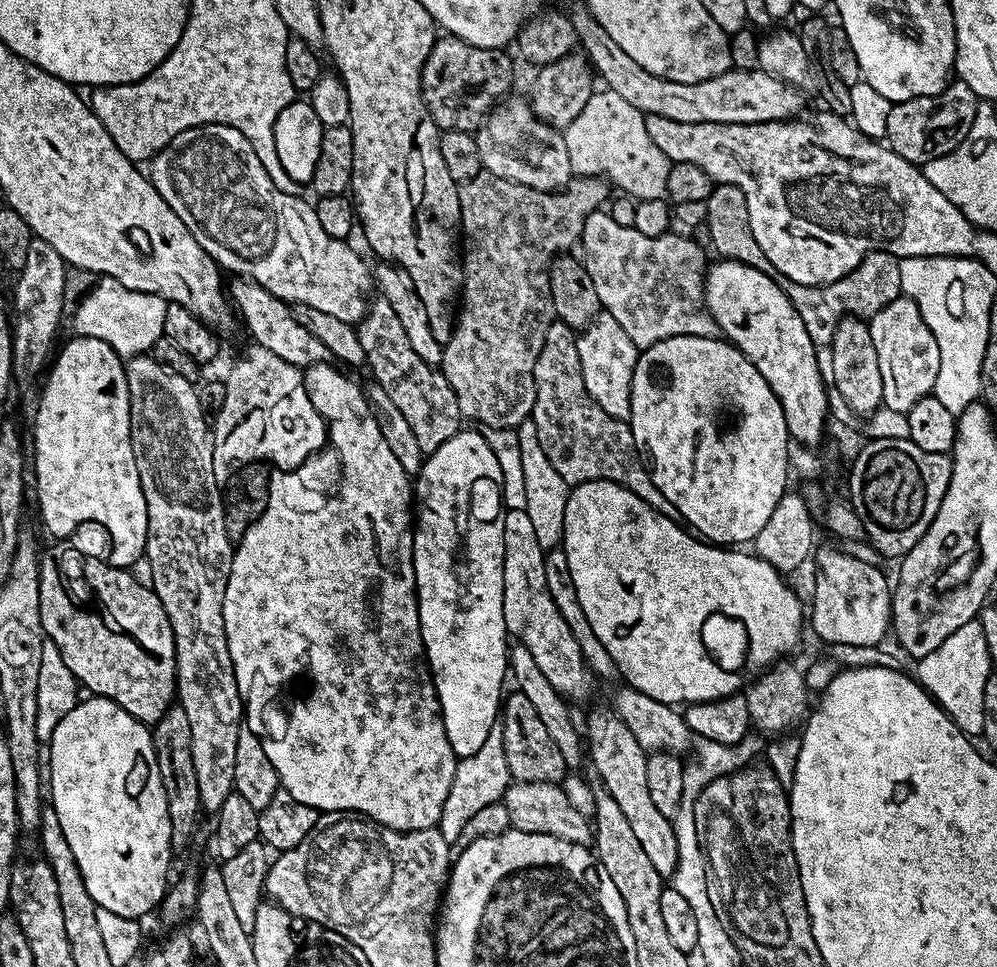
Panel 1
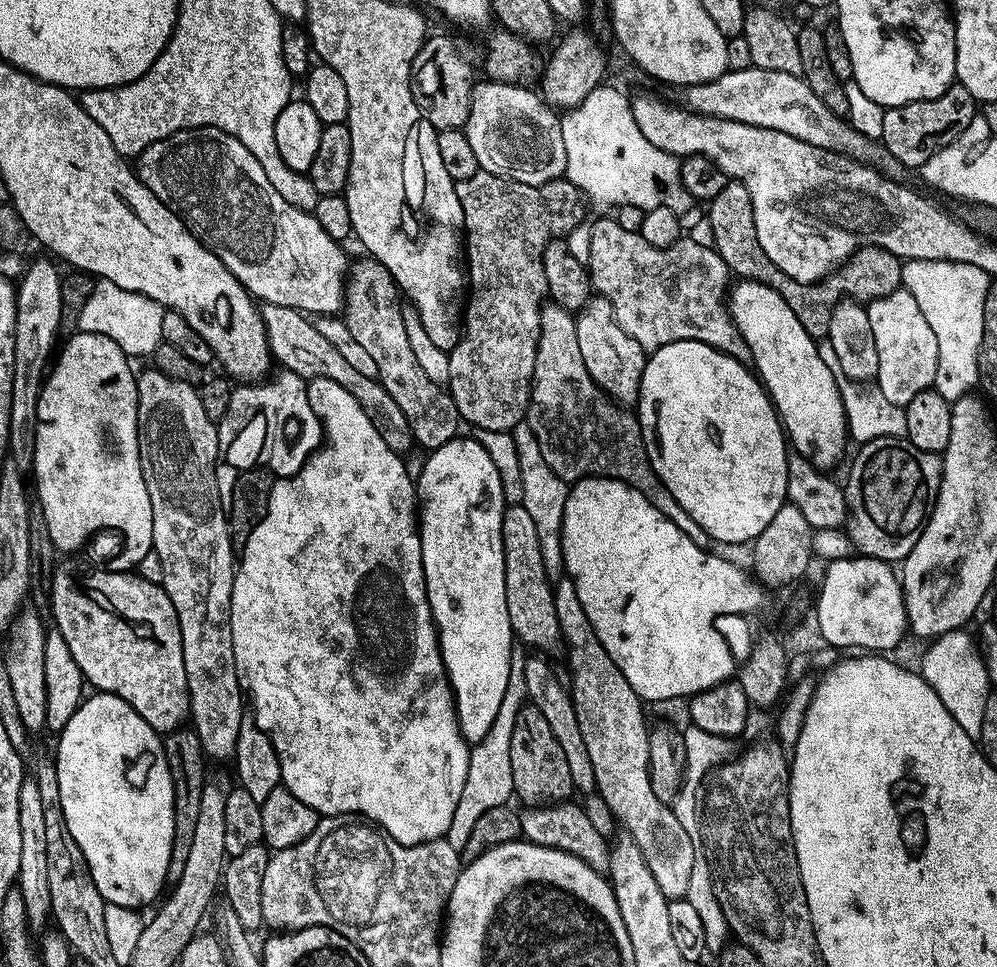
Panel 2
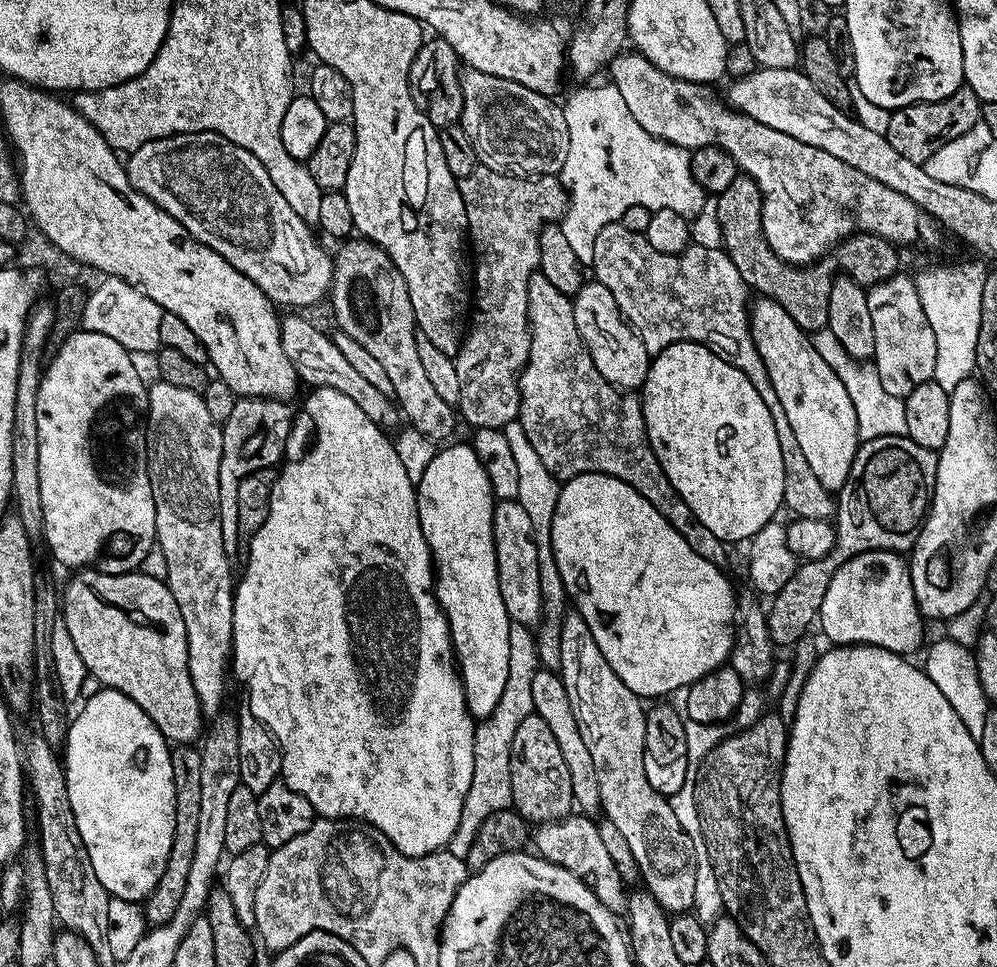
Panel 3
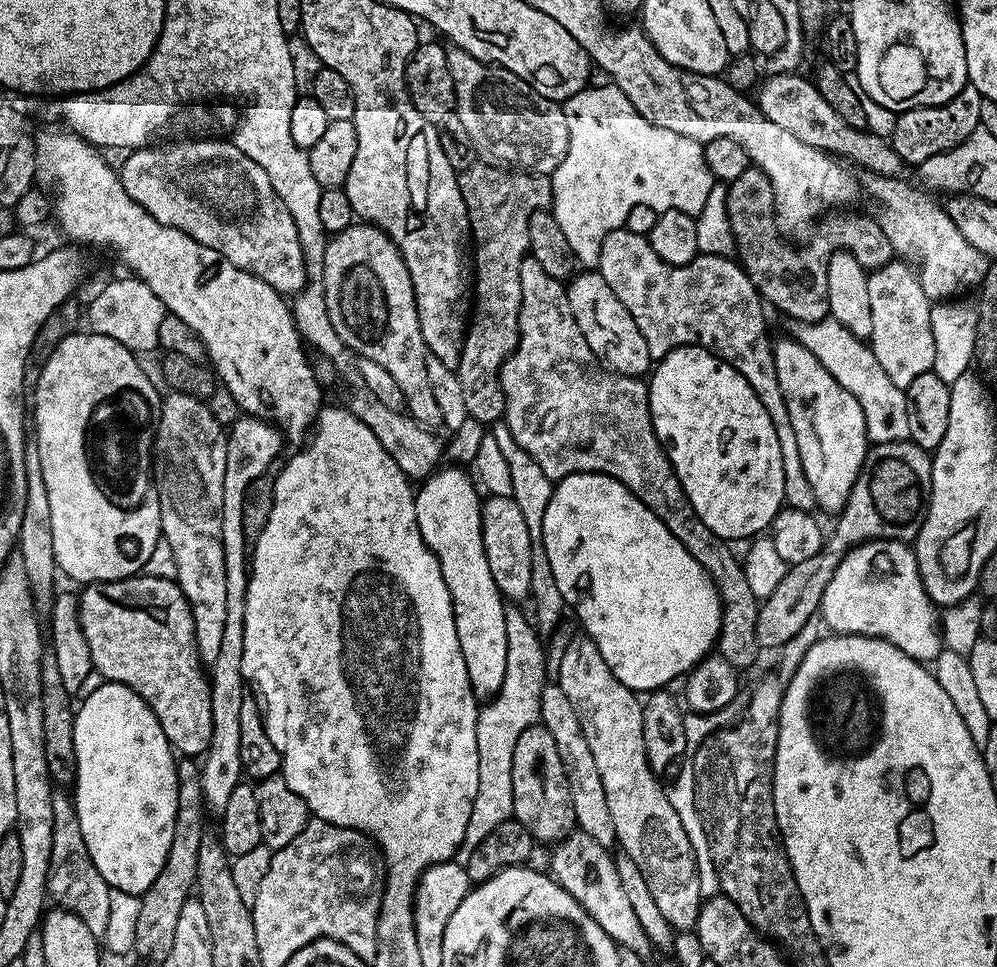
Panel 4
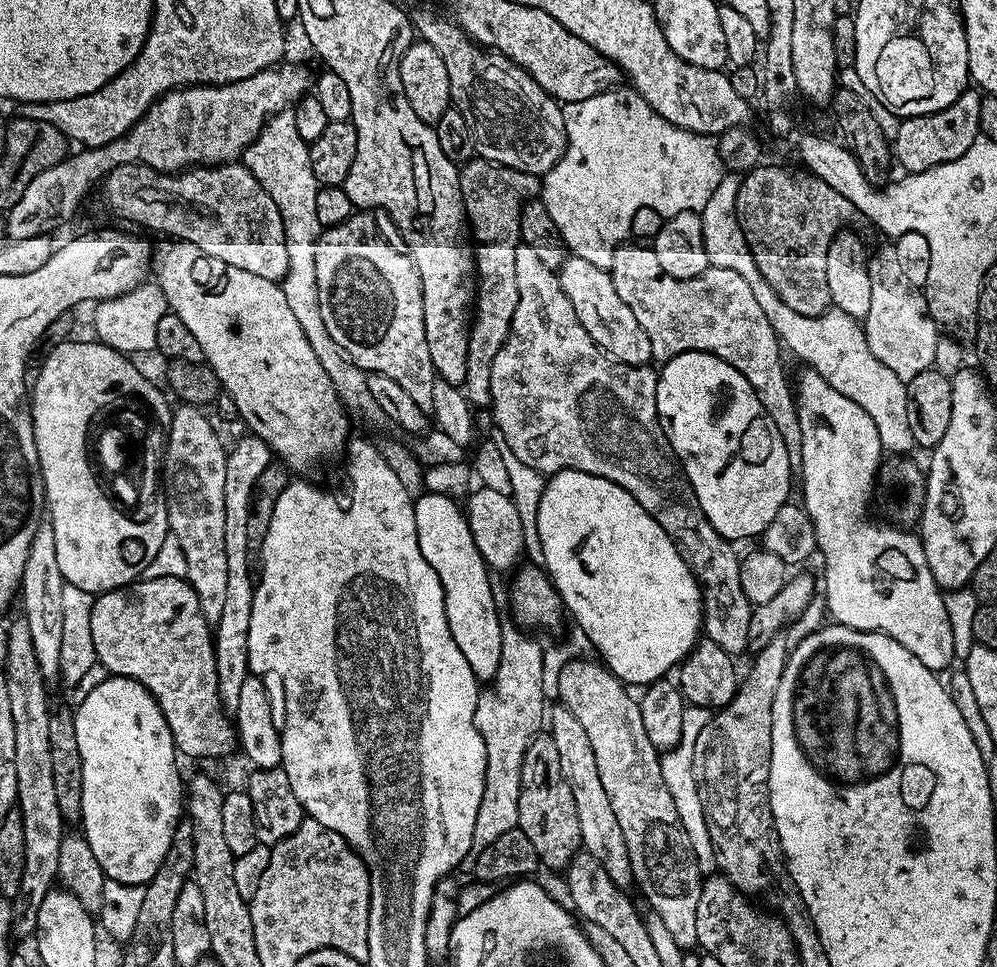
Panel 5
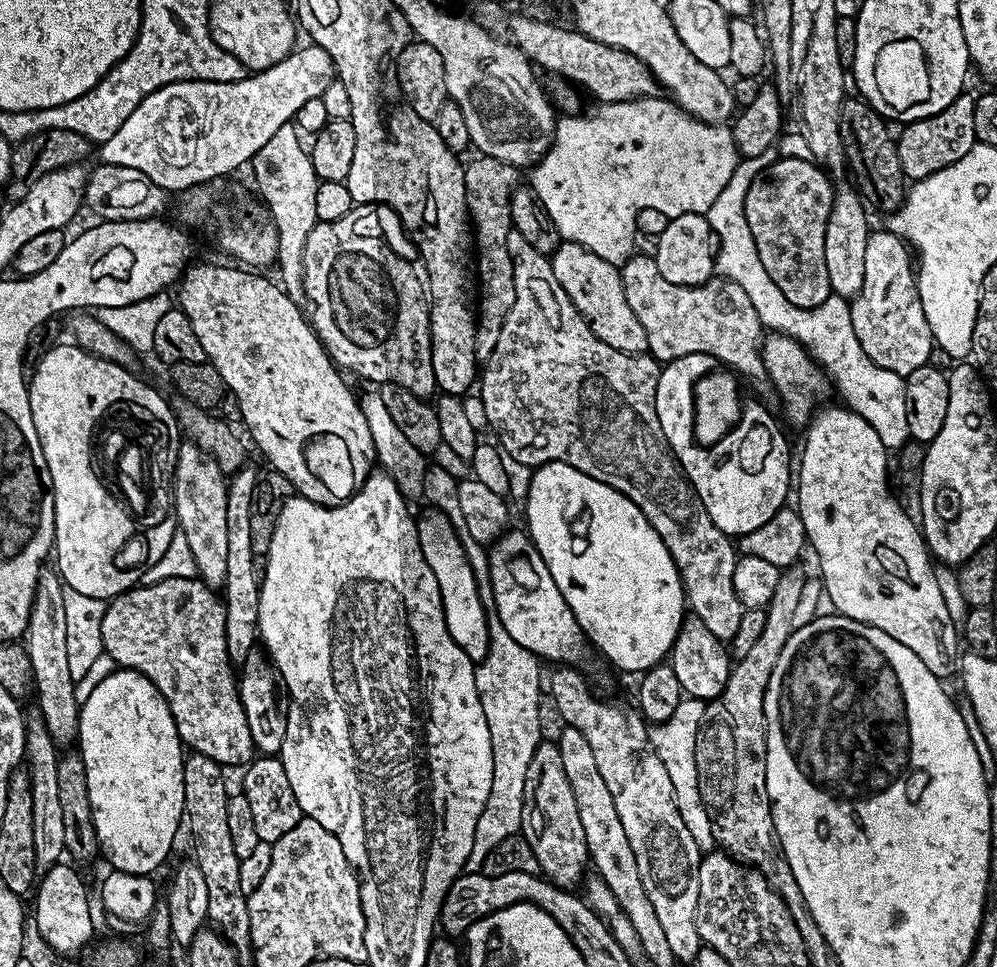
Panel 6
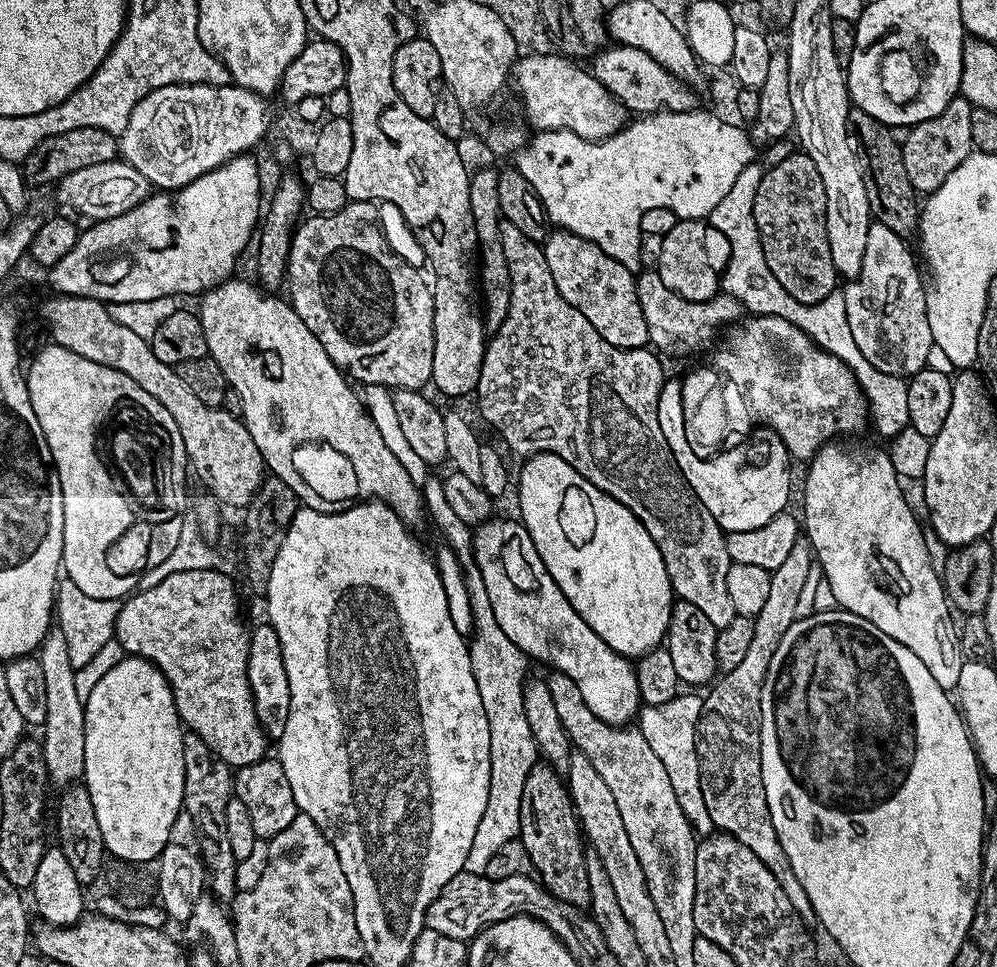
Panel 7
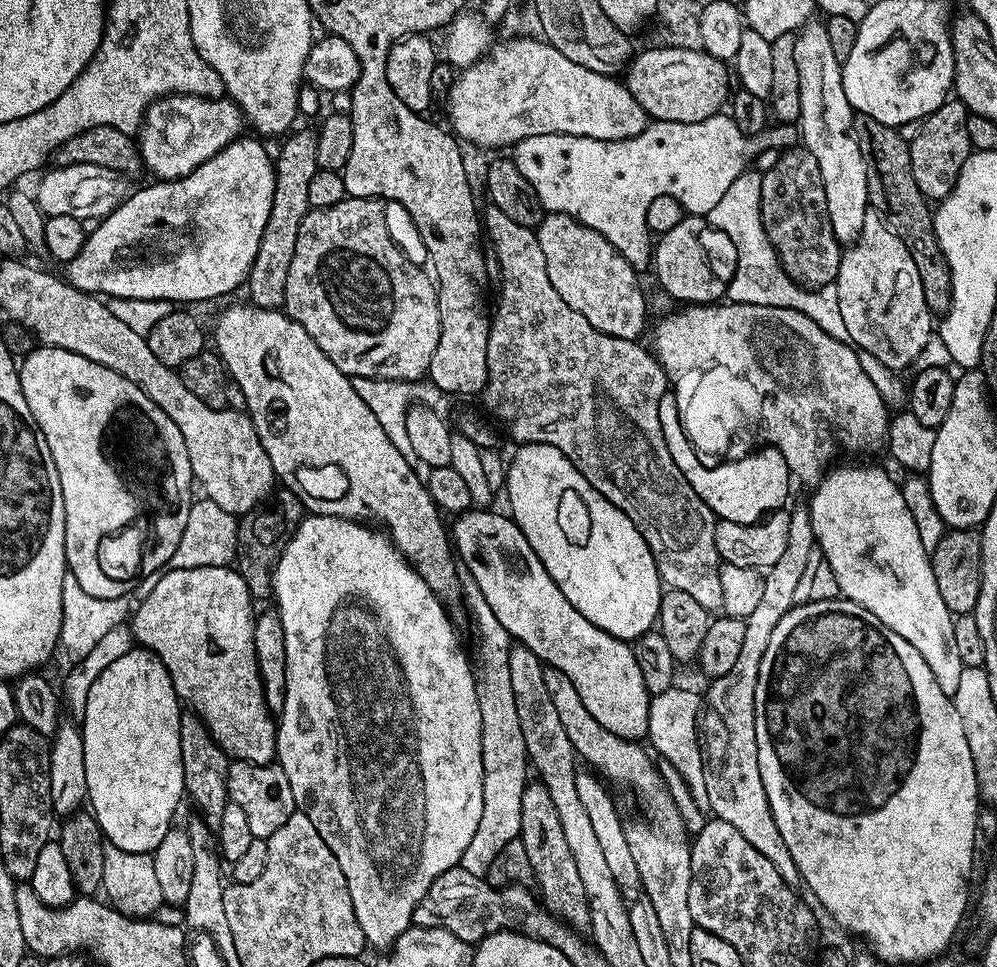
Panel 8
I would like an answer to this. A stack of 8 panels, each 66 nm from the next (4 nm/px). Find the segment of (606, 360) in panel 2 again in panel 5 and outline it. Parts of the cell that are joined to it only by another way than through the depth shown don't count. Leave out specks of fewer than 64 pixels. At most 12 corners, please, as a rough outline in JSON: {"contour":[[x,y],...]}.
{"contour":[[569,255],[558,275],[578,322],[621,364],[652,360],[650,338],[611,271]]}

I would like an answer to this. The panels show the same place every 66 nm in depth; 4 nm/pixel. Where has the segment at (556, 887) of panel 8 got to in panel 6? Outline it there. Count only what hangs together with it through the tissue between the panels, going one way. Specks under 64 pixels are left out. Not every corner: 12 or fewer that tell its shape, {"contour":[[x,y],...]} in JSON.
{"contour":[[559,743],[526,770],[520,832],[545,880],[572,890],[590,868]]}

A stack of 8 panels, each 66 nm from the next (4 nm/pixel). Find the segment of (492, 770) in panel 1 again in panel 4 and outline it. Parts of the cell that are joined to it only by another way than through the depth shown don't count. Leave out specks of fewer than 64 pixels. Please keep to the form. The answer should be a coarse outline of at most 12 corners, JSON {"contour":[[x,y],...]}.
{"contour":[[505,607],[506,678],[477,711],[470,853],[513,819],[514,746],[540,719],[545,641]]}

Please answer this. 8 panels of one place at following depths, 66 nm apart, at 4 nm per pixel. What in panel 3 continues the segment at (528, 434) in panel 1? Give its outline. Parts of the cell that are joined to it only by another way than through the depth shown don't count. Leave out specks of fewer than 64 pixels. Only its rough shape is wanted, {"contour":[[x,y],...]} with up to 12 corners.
{"contour":[[518,420],[503,432],[517,465],[516,499],[538,546],[540,665],[561,670],[567,592],[550,526],[561,483]]}

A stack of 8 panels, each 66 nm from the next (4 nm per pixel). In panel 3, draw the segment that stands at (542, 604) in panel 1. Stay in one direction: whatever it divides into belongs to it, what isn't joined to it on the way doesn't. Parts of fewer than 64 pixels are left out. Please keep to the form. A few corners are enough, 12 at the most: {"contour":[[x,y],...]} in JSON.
{"contour":[[496,500],[498,590],[514,624],[541,622],[534,527]]}

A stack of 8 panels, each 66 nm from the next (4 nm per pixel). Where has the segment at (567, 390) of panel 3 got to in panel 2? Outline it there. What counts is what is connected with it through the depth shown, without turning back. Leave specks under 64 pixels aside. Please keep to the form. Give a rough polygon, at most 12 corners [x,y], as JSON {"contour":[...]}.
{"contour":[[540,309],[526,421],[554,474],[638,490],[701,546],[652,473],[640,423],[582,362],[576,318]]}

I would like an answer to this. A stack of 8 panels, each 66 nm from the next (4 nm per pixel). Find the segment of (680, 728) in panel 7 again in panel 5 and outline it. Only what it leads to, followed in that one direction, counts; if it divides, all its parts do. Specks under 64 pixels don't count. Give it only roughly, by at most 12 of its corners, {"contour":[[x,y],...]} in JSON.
{"contour":[[687,705],[681,740],[660,758],[700,871],[715,869],[701,799],[693,778],[698,734],[712,717]]}

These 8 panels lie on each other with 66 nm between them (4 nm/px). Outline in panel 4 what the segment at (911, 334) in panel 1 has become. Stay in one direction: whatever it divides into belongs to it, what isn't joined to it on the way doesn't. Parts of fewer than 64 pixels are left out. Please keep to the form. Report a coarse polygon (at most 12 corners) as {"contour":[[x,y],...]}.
{"contour":[[869,275],[871,350],[907,390],[934,366],[933,301]]}

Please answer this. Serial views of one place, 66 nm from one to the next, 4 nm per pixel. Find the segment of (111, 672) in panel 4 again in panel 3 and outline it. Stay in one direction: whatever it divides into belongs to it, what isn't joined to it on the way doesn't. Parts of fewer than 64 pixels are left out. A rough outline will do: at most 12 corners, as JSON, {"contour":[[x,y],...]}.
{"contour":[[88,566],[62,588],[86,670],[173,745],[206,728],[165,581]]}

